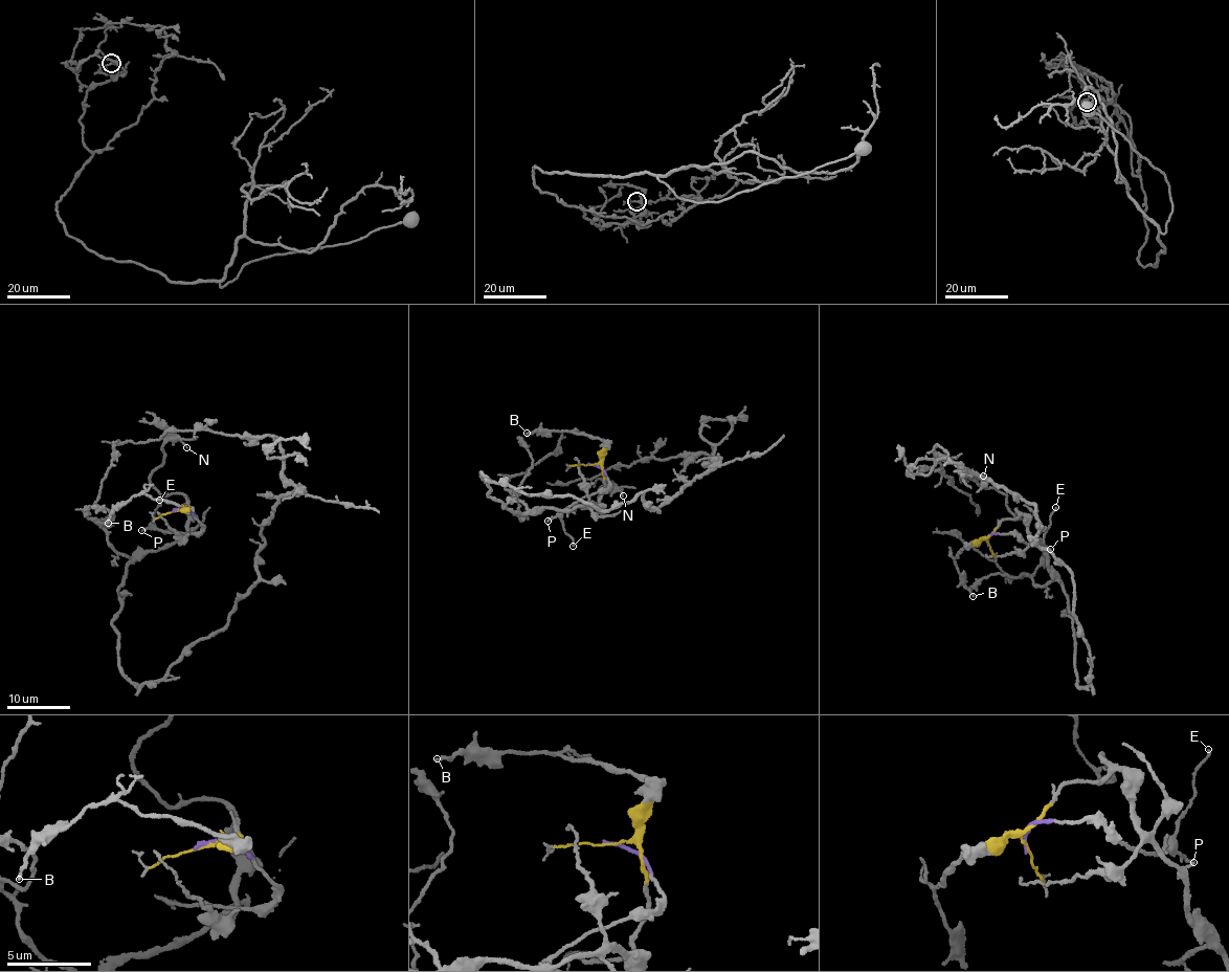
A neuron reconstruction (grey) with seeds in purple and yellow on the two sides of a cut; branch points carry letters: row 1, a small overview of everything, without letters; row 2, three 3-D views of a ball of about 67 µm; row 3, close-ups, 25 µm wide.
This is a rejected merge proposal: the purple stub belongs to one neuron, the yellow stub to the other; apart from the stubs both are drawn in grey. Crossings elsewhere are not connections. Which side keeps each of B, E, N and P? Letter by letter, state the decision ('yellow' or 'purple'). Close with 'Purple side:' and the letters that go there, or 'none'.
B: yellow
E: purple
N: yellow
P: purple
Purple side: E, P

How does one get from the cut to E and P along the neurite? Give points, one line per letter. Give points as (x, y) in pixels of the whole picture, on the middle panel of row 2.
E: (591, 464), (604, 471), (608, 487), (572, 503), (562, 515), (565, 533), (573, 546)
P: (591, 464), (604, 471), (608, 487), (583, 496), (546, 522)

